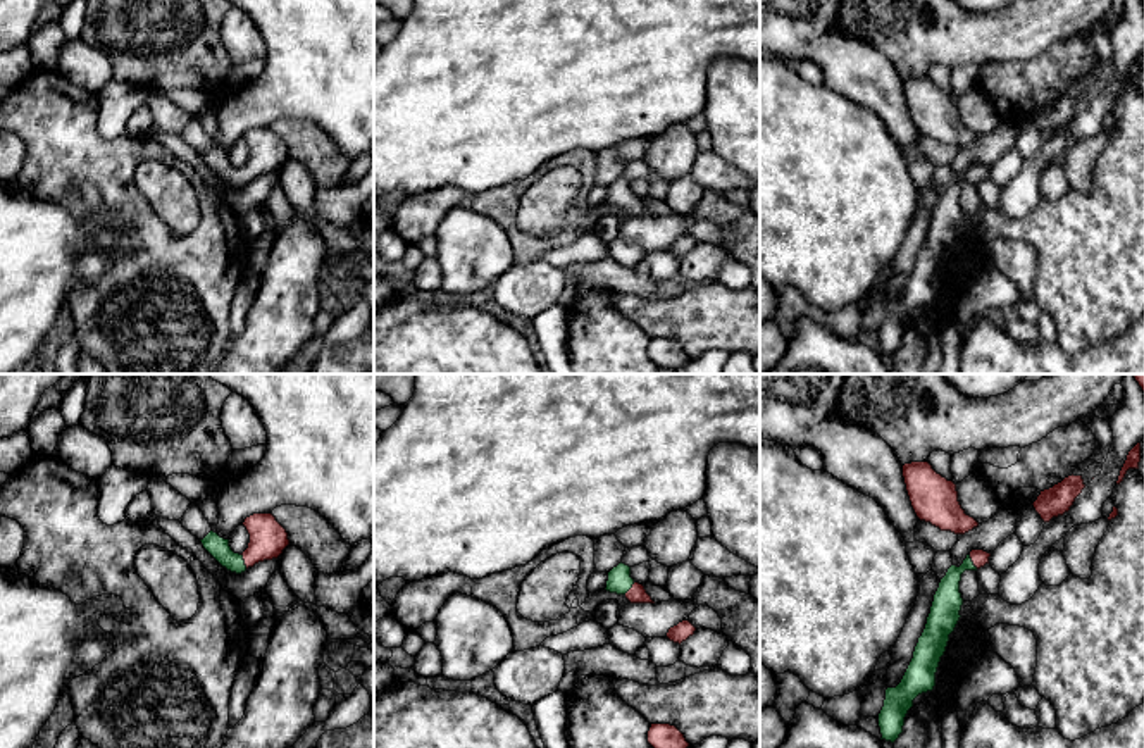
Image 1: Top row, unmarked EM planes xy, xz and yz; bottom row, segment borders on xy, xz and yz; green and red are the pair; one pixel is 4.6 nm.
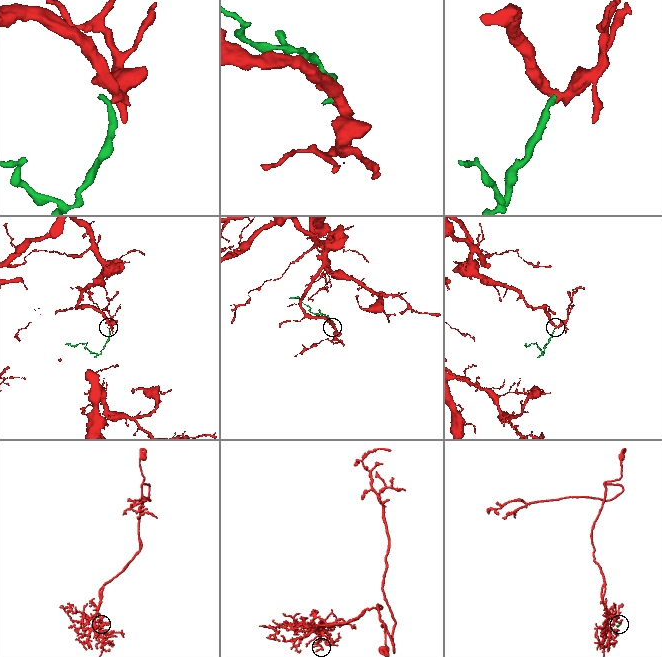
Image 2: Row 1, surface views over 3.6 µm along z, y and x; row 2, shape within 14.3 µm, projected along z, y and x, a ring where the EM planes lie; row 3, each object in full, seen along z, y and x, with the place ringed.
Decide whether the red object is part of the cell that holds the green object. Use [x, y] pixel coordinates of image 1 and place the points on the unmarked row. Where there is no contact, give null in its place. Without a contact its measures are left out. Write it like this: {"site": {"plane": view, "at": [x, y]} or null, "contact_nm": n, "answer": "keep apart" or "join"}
{"site": {"plane": "xy", "at": [243, 174]}, "contact_nm": 80, "answer": "join"}

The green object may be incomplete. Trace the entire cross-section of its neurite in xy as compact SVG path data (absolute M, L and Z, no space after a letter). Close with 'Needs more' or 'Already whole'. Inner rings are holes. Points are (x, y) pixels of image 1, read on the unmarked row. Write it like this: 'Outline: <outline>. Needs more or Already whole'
Outline: M253 128L243 140L250 148L248 162L239 169L229 160L229 153L210 145L202 155L203 162L227 184L241 188L258 176L277 172L289 159L286 143L272 128Z. Needs more

